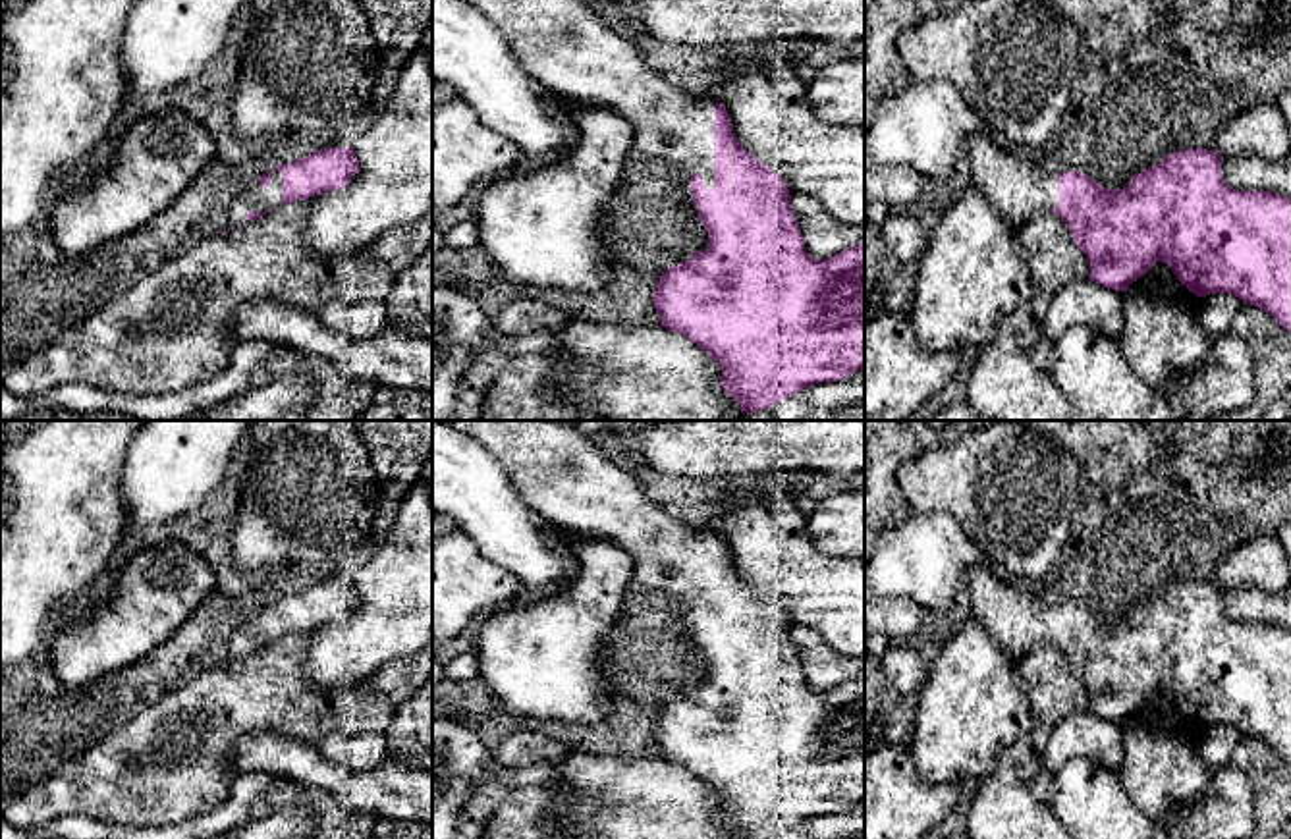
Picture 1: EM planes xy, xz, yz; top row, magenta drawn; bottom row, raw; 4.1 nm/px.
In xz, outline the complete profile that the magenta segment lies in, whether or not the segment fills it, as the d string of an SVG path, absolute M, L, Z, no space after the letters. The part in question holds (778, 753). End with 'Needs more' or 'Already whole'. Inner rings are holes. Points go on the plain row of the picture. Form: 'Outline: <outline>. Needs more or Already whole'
Outline: M442 420L459 432L475 438L486 451L490 451L500 465L506 469L513 488L521 494L523 501L535 509L544 523L562 527L575 534L612 538L619 544L633 559L633 582L646 588L656 588L677 596L685 609L687 621L691 623L693 635L699 642L699 652L708 663L708 681L695 683L691 692L670 698L658 712L654 721L654 741L662 748L662 760L677 764L697 775L714 793L722 797L722 820L741 839L772 839L778 833L799 825L801 822L820 816L838 814L853 804L865 802L865 673L830 689L824 692L812 690L805 683L805 671L791 640L791 627L787 613L778 608L770 598L758 594L747 581L741 579L733 565L733 555L728 542L704 527L691 527L683 521L673 519L664 507L654 503L641 488L637 478L606 457L591 440L581 434L575 424L560 420Z. Needs more

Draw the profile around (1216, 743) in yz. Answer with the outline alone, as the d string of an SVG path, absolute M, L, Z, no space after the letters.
M1210 725L1198 733L1198 754L1210 768L1225 766L1243 737L1233 725Z

